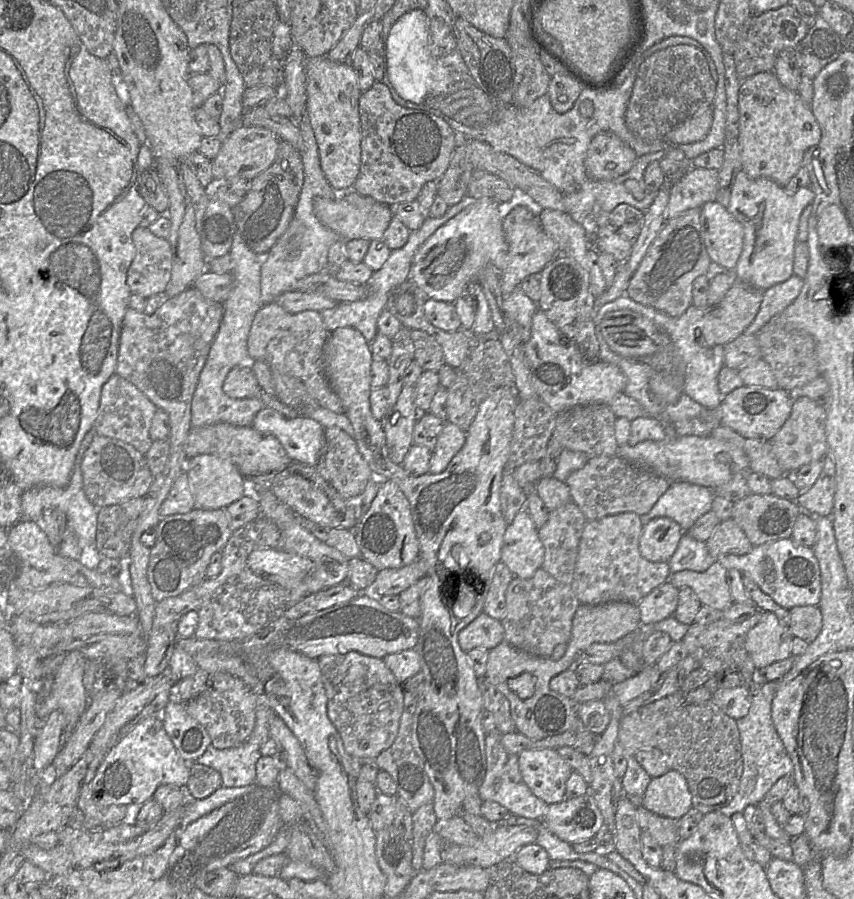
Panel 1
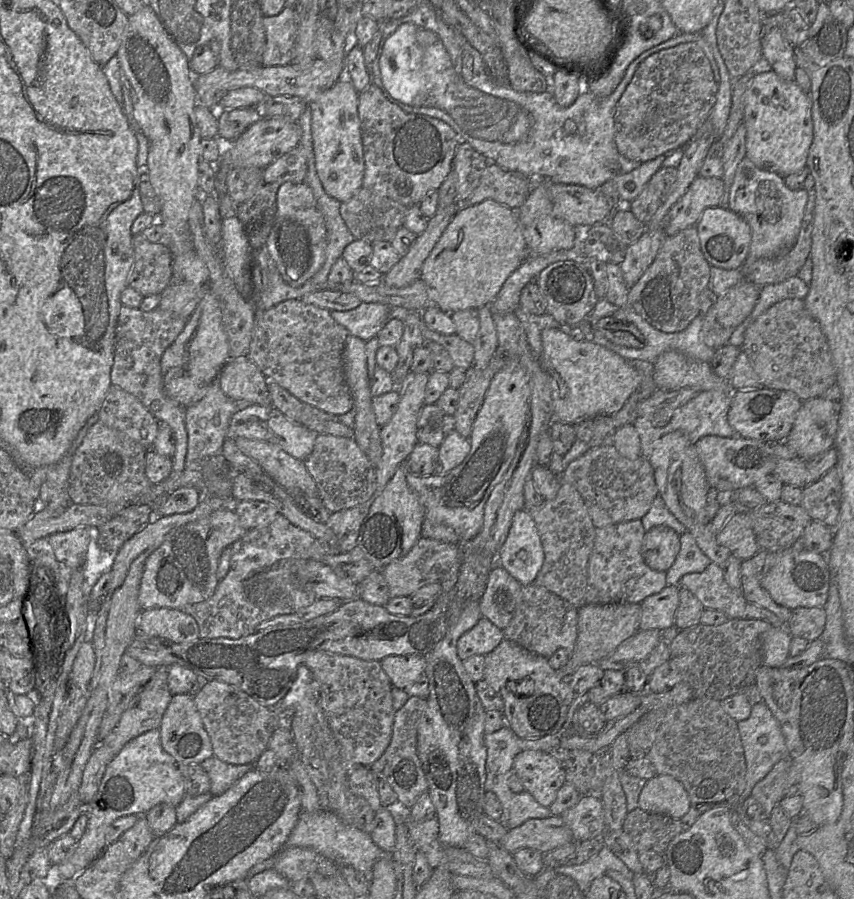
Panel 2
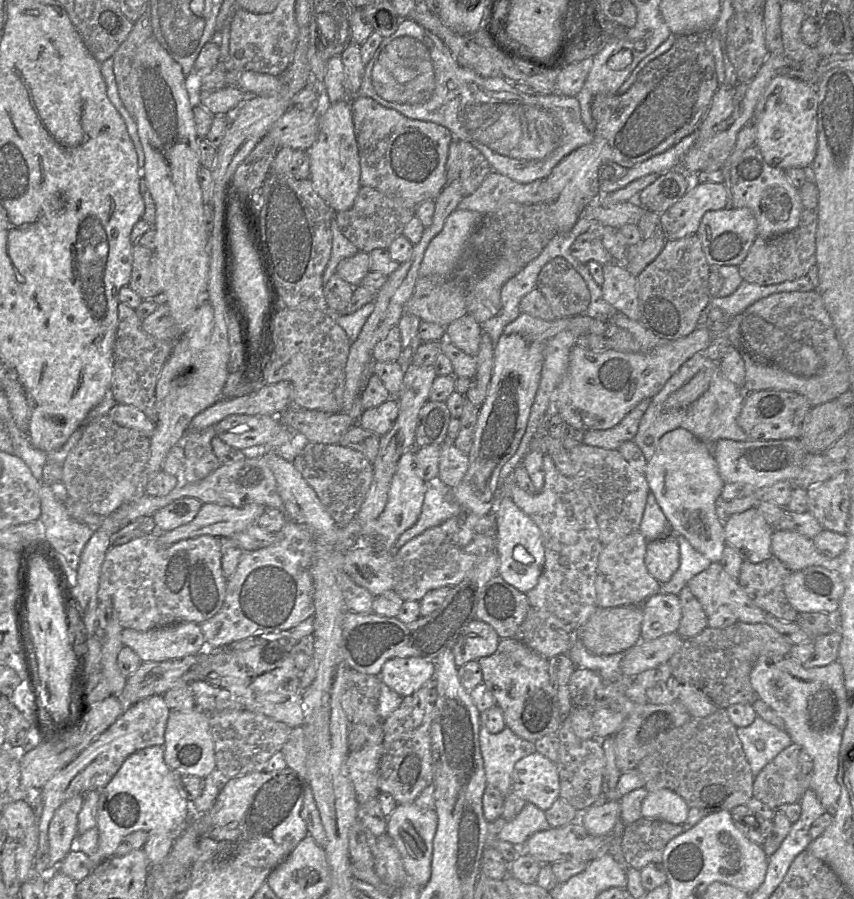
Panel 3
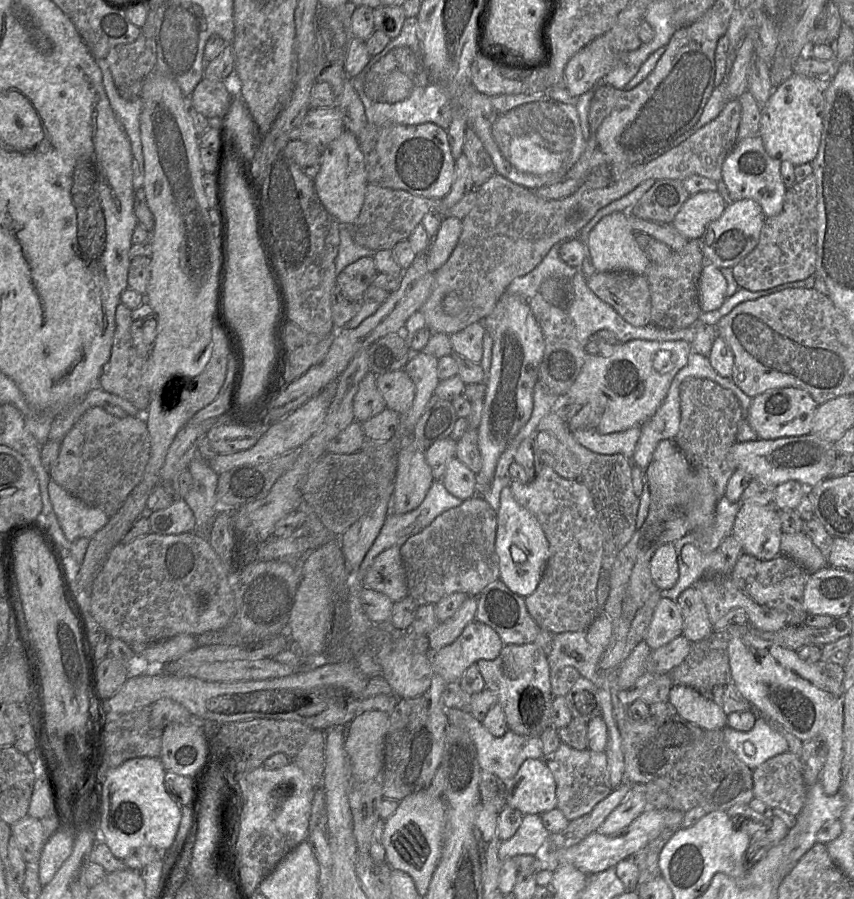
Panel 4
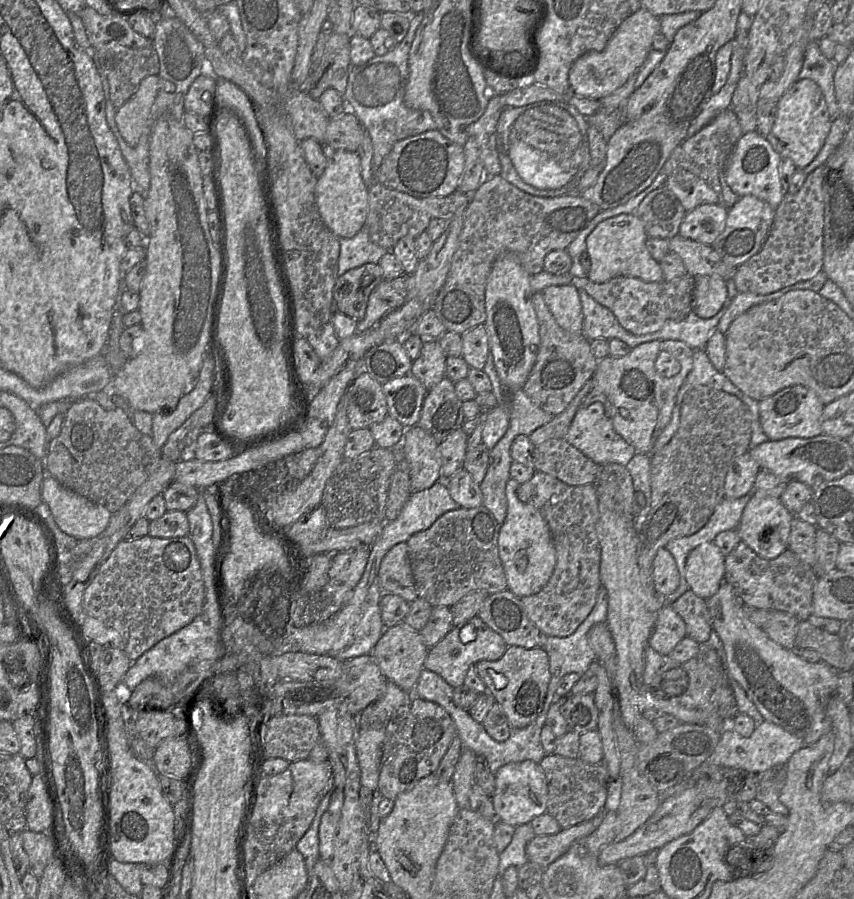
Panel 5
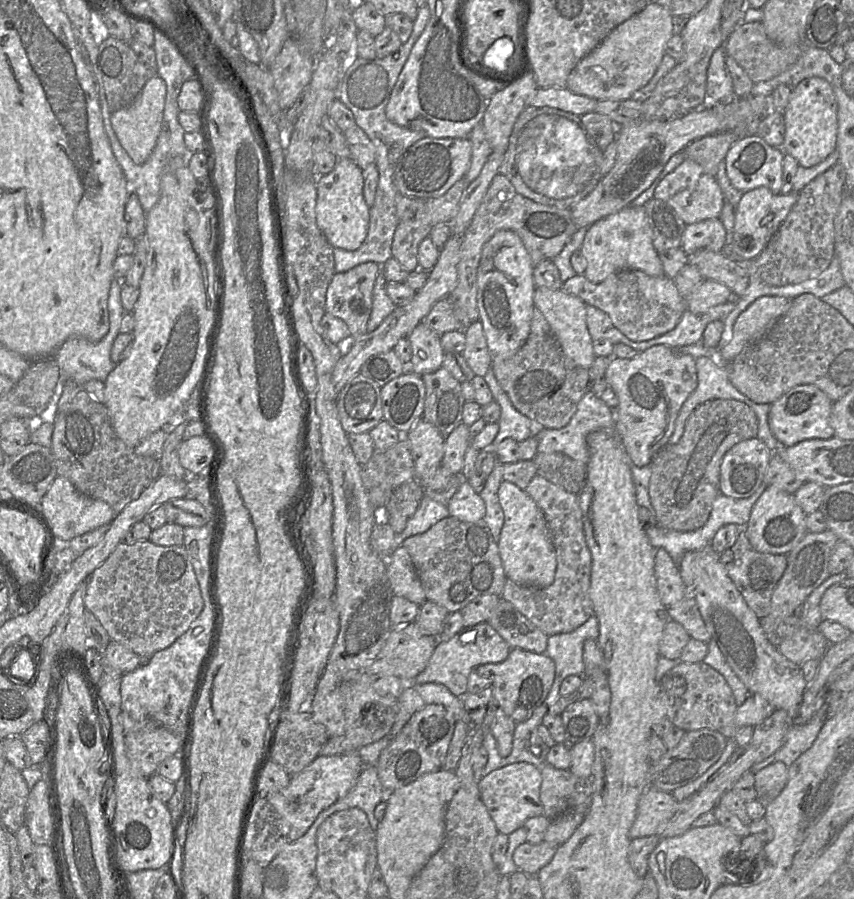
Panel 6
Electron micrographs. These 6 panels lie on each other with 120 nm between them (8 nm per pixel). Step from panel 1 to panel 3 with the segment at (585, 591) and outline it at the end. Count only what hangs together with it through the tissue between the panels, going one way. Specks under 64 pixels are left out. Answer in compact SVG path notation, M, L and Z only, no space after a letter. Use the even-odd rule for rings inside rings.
M639 529L602 547L596 570L596 600L602 608L643 604L661 591L662 584L650 575L645 566L647 541Z

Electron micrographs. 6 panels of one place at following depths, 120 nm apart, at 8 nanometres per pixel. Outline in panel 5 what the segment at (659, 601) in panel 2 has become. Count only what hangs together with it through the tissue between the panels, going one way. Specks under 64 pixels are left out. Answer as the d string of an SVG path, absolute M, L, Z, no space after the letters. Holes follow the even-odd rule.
M665 604L658 613L648 645L659 654L667 657L686 636L686 625L683 619L670 604Z

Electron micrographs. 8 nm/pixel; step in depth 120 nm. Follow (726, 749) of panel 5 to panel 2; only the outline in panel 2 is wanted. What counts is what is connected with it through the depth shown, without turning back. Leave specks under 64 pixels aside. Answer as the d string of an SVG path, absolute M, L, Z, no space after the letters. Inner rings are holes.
M764 701L754 704L750 716L737 722L737 725L746 762L746 785L738 803L742 805L750 797L754 786L769 773L777 762L789 756L789 752L780 724Z

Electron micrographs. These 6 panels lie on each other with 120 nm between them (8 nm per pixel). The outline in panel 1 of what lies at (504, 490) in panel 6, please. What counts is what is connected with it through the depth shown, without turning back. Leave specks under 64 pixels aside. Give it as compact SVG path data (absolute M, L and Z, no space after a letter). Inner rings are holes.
M527 511L518 512L508 525L501 549L501 562L514 577L529 579L541 568L545 549L538 529Z

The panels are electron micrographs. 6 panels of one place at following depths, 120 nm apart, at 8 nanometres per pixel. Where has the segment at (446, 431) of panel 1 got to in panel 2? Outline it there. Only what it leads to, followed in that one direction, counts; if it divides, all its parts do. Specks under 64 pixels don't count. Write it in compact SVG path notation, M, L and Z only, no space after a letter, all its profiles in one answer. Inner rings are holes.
M456 430L445 435L438 446L436 475L445 475L463 462L471 449L469 438L462 437Z

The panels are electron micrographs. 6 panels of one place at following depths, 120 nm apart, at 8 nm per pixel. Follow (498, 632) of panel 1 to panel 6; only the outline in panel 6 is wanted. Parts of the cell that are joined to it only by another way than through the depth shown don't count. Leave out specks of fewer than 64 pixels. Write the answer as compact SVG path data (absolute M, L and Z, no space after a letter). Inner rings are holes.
M482 622L472 627L465 627L476 631L474 641L463 644L460 641L460 632L447 641L438 642L426 668L415 678L416 684L439 683L446 686L457 697L463 696L467 691L467 685L458 685L453 680L455 673L468 676L478 666L487 663L501 663L507 659L511 647L507 642L487 623Z

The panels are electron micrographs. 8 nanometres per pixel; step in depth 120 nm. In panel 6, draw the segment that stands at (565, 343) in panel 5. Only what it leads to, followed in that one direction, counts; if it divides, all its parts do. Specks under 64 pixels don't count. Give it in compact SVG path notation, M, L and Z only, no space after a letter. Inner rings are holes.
M536 308L525 344L513 356L492 361L492 369L516 410L546 429L565 427L590 389L589 370L578 366L563 353L549 323Z

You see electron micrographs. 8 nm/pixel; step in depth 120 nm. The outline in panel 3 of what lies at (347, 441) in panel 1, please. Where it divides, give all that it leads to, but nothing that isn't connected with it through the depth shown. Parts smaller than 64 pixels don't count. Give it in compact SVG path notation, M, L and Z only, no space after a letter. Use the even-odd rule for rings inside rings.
M305 441L293 463L338 526L347 525L357 516L373 479L372 463L362 453L339 444Z

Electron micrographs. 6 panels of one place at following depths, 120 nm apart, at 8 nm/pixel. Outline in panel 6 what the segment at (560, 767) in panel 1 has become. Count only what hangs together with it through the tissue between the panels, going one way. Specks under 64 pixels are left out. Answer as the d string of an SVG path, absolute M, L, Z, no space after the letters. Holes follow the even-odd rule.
M516 762L496 769L478 781L480 798L499 833L510 835L523 827L527 819L543 815L543 805L540 800L541 784L540 768L527 762Z

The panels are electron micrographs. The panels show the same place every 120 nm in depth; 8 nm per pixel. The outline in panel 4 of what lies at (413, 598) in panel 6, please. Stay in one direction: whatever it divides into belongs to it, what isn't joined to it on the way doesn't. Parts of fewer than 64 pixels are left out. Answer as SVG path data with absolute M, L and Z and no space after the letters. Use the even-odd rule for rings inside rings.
M392 546L374 559L363 579L363 585L385 594L393 602L398 602L408 595L400 547Z

